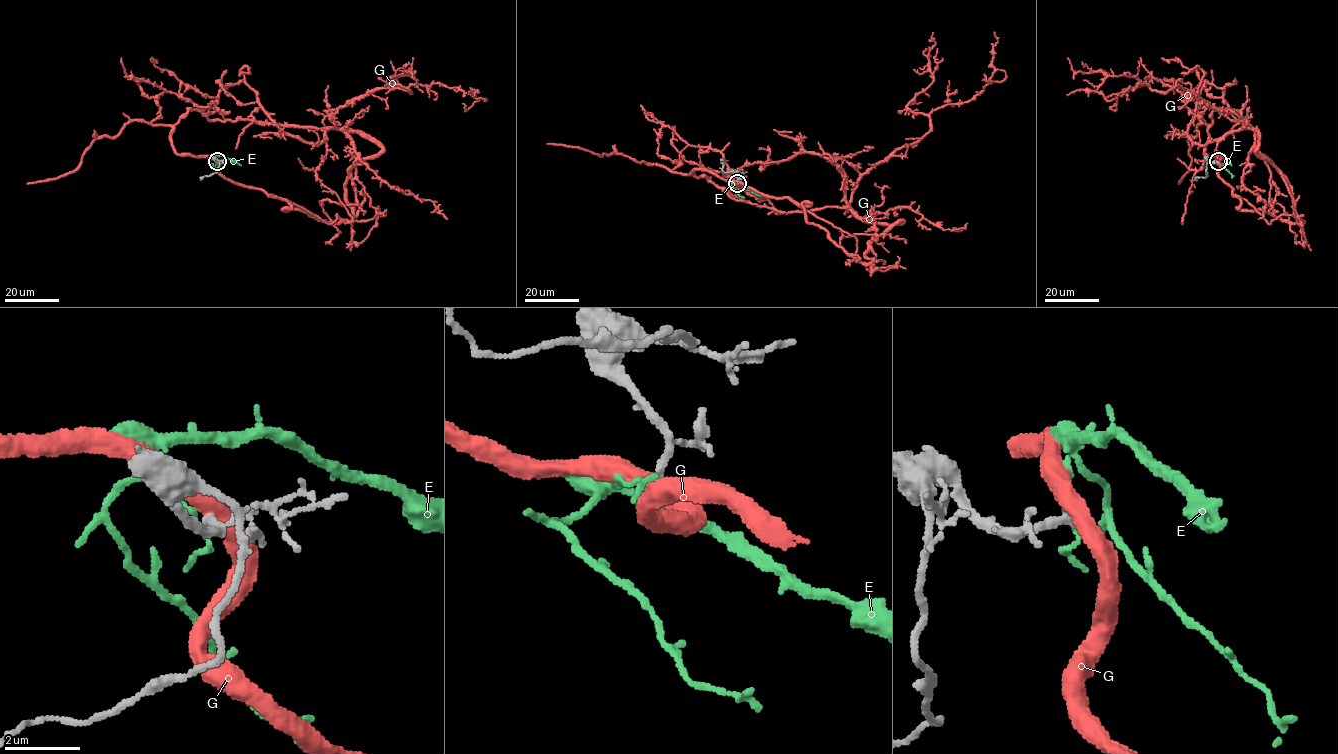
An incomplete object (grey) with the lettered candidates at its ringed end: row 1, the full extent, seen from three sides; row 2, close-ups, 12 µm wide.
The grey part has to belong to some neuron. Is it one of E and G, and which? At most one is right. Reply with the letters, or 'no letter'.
no letter

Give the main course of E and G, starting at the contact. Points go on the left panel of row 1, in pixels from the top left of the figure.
E: (217, 162), (214, 156), (223, 156), (241, 165)
G: (217, 161), (176, 152), (189, 110), (332, 128), (330, 110), (385, 87), (486, 100), (462, 103)

